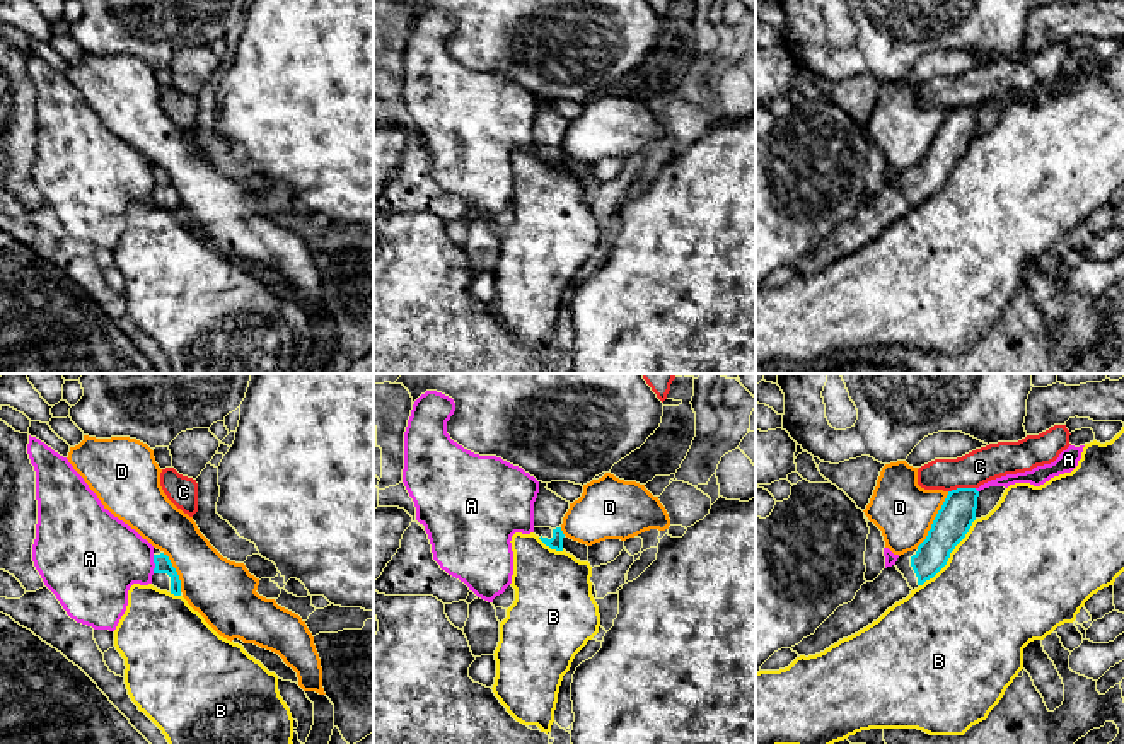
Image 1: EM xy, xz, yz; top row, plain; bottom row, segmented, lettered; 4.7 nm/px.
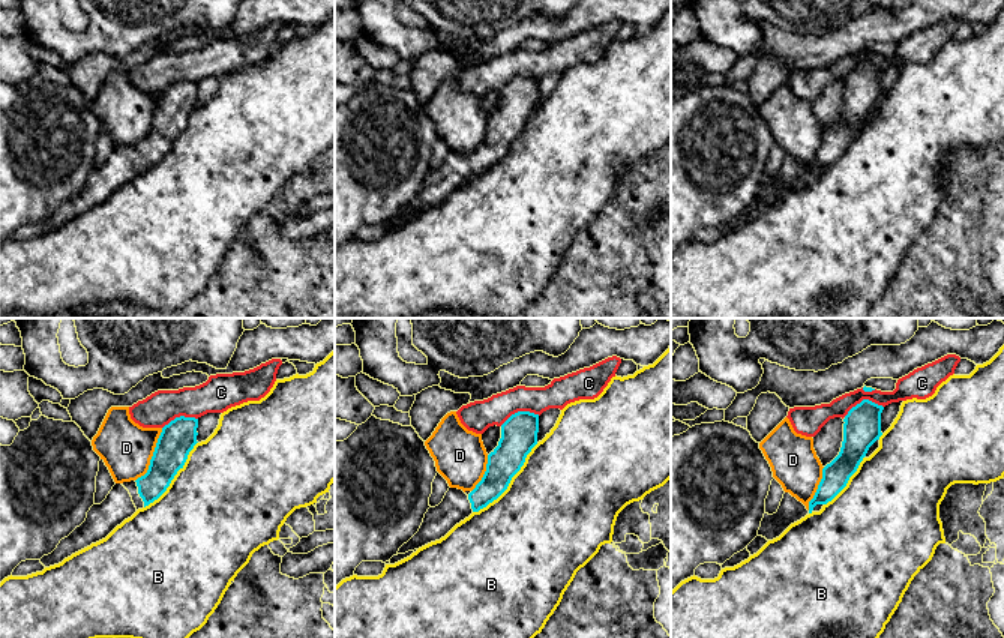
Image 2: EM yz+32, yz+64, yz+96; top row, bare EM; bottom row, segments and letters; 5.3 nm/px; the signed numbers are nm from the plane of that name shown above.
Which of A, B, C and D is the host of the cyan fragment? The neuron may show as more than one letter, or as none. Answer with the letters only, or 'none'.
none

